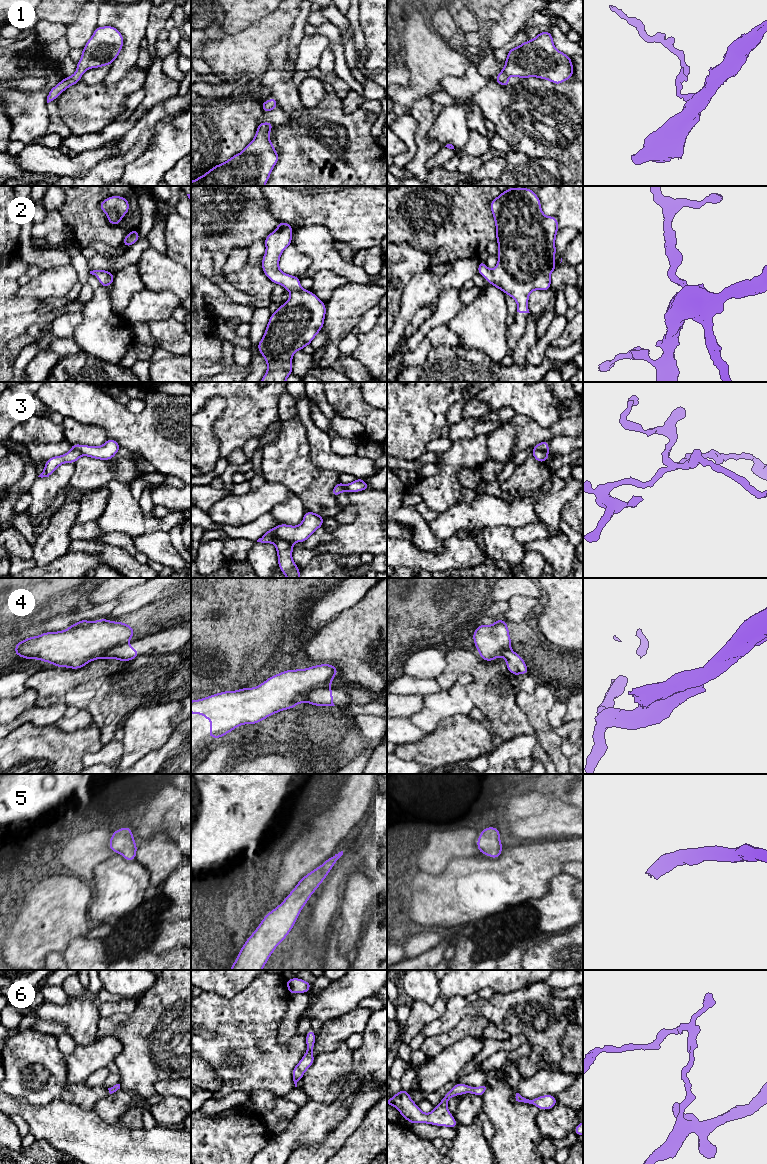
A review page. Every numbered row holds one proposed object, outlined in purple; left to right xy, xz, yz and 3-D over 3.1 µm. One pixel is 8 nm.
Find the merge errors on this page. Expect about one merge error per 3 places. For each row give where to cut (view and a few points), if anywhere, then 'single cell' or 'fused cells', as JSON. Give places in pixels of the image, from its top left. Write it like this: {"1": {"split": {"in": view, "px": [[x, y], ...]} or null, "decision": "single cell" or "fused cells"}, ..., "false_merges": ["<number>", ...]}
{"1": {"split": null, "decision": "single cell"}, "2": {"split": null, "decision": "single cell"}, "3": {"split": {"in": "xz", "px": [[265, 533], [271, 533], [292, 544]]}, "decision": "fused cells"}, "4": {"split": {"in": "xz", "px": [[328, 686], [315, 689], [307, 696], [305, 701]]}, "decision": "fused cells"}, "5": {"split": null, "decision": "single cell"}, "6": {"split": null, "decision": "single cell"}, "false_merges": ["3", "4"]}

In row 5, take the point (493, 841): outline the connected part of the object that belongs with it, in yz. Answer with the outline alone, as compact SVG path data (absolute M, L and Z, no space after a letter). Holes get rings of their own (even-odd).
M496 827L483 829L477 840L477 847L479 853L486 854L493 859L498 858L503 851L499 829Z

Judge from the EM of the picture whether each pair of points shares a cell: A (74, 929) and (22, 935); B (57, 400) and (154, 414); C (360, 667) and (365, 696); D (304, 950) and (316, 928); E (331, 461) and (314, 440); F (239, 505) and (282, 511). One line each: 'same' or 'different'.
A: same
B: same
C: different
D: same
E: same
F: different

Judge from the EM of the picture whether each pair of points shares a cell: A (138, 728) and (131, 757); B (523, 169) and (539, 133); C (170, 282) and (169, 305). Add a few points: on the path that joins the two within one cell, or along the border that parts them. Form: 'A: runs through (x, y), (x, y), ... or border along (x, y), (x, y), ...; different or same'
A: runs through (138, 735), (135, 750); same
B: border along (511, 148), (528, 157), (552, 158); different
C: border along (147, 288), (153, 291), (171, 292), (180, 300); different

